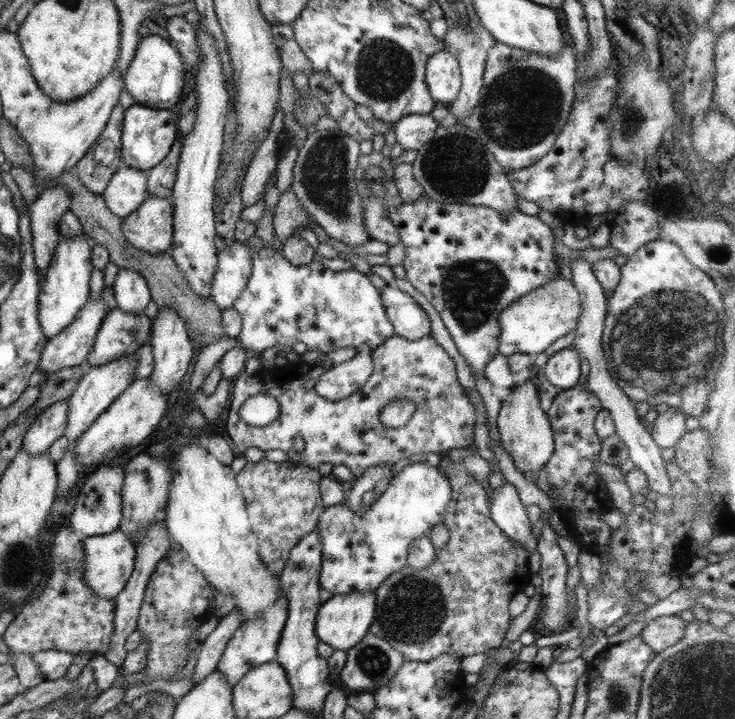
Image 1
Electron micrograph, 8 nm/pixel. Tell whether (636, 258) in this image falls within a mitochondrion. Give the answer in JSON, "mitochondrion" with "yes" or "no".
{"mitochondrion":"no"}

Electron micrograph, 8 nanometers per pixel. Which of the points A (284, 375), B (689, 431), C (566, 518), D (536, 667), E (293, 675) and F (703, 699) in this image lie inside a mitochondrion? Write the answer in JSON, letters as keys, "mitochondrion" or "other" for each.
{"A":"other","B":"other","C":"other","D":"other","E":"other","F":"mitochondrion"}

